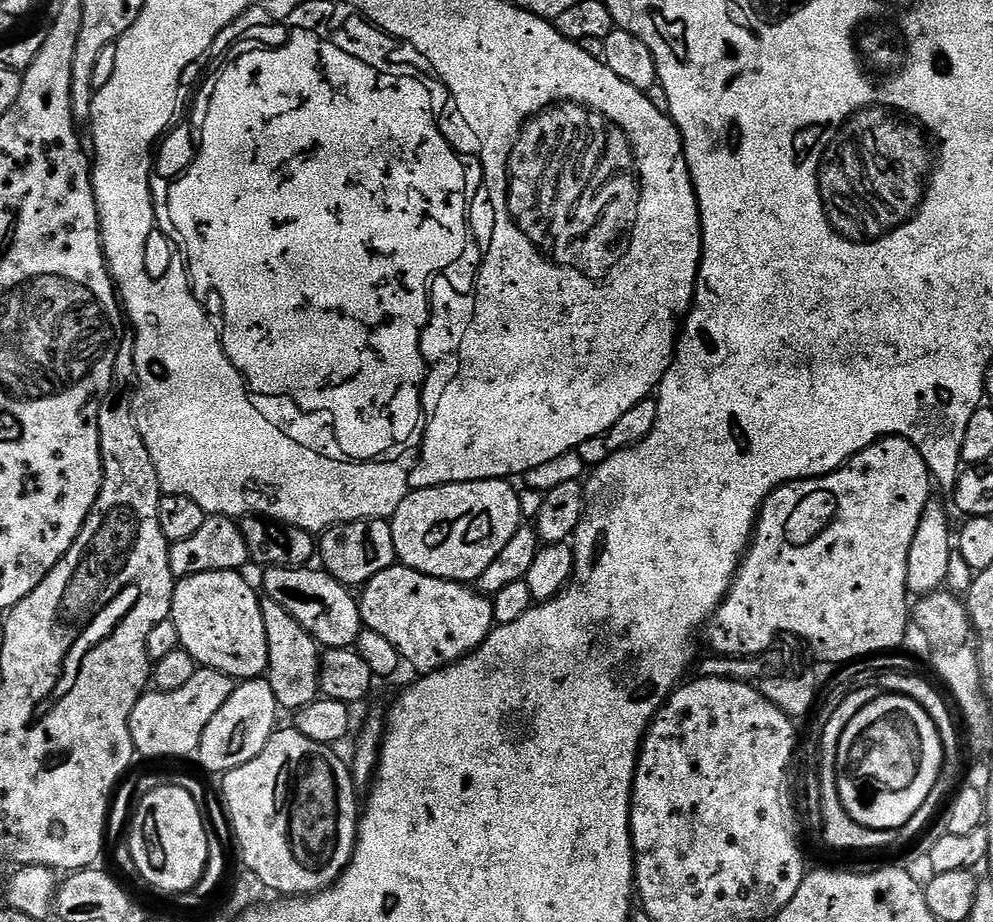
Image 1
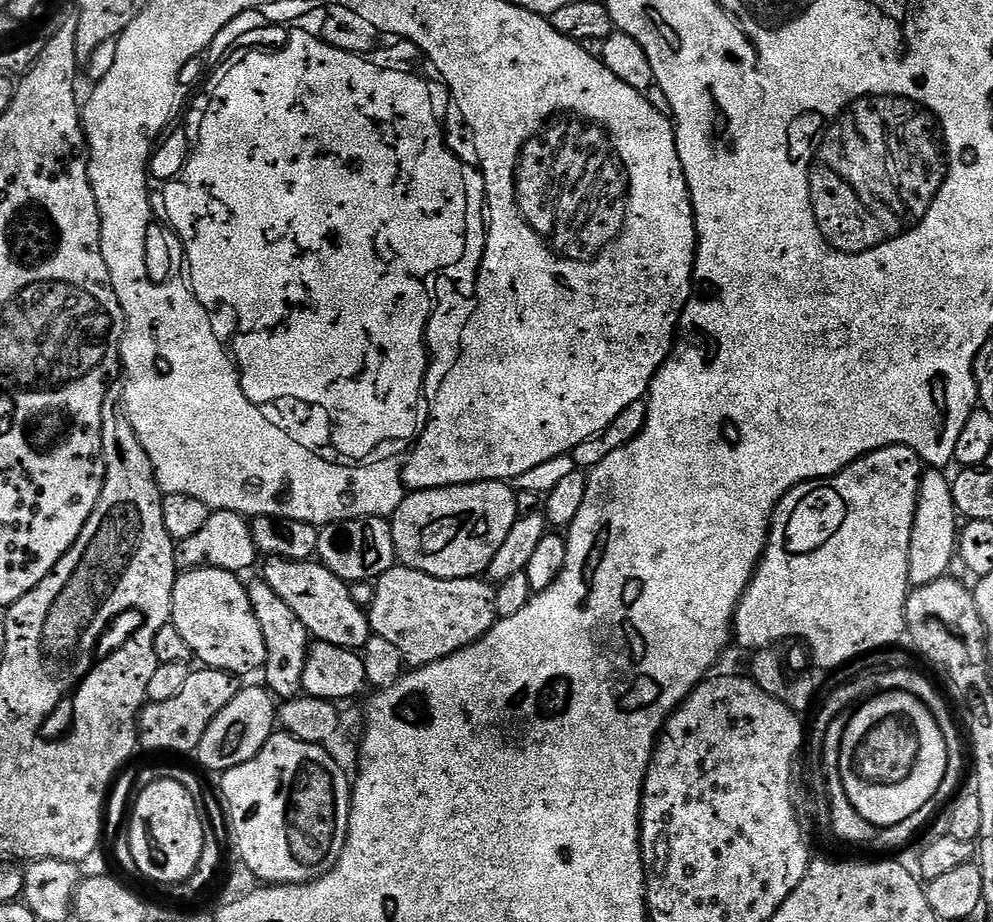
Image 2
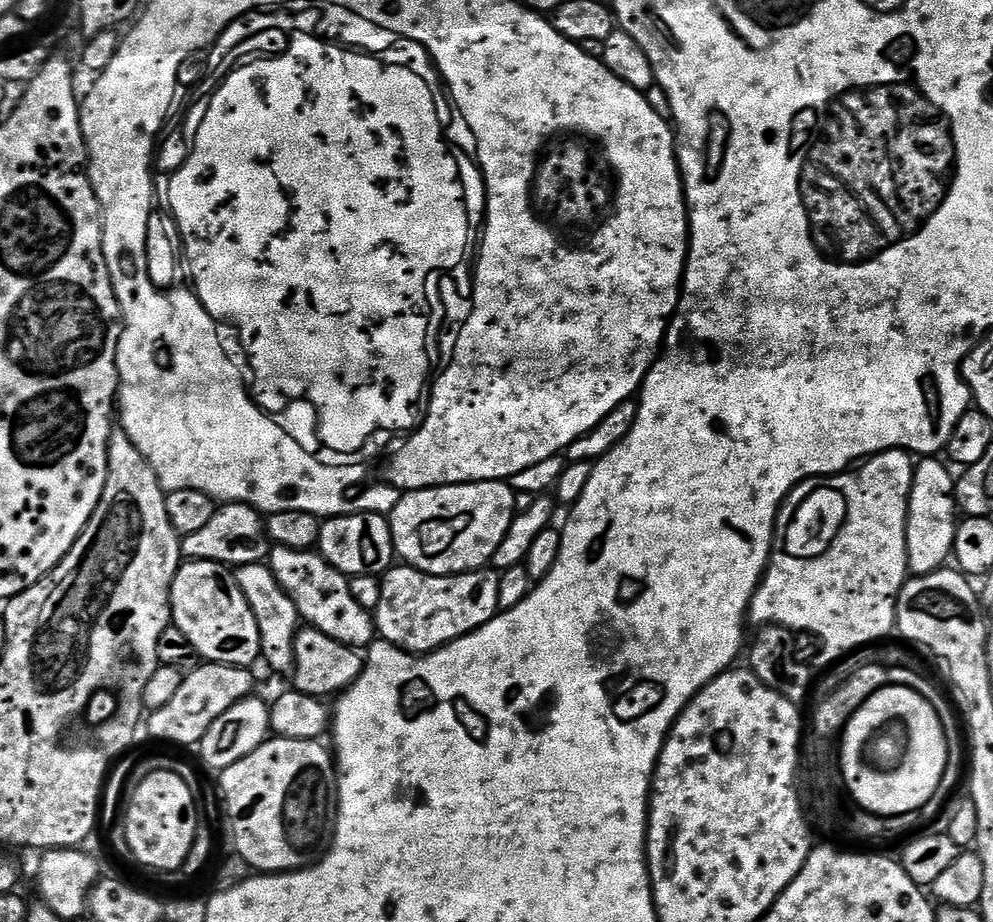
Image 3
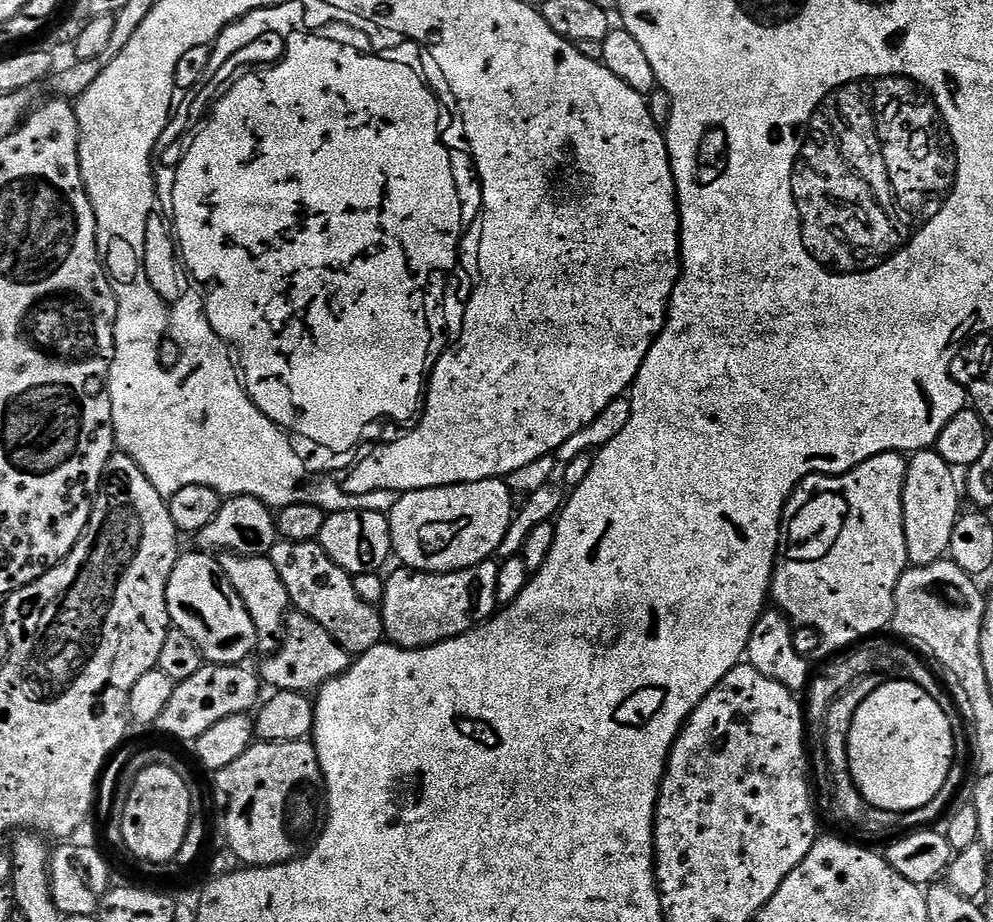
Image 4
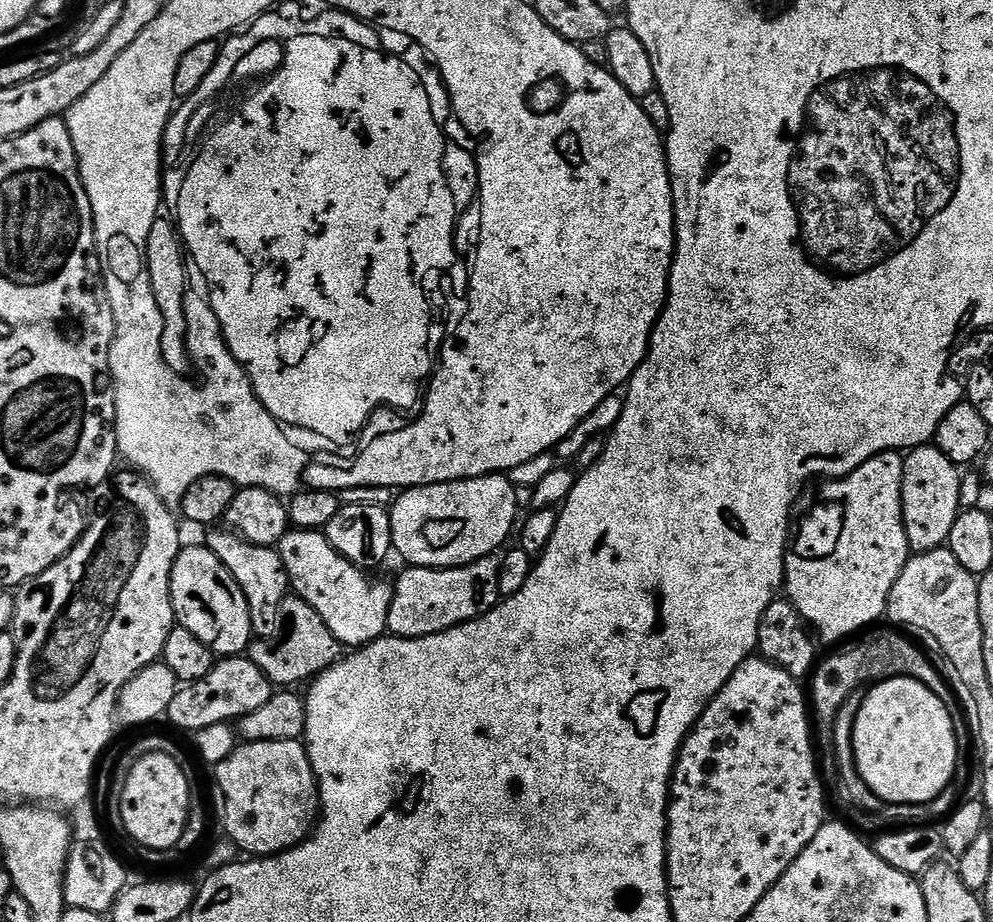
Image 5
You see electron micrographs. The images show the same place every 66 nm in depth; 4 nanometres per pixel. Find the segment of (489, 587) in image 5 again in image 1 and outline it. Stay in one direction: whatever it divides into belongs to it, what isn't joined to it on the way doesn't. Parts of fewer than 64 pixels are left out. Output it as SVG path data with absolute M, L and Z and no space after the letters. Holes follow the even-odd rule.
M399 562L382 570L382 574L374 574L374 578L363 585L361 592L364 593L359 593L358 603L363 627L374 634L382 634L382 638L386 638L386 642L396 648L401 661L417 668L417 673L420 674L437 672L447 664L458 663L475 648L480 648L494 627L492 602L485 593L464 582L427 576L413 568L406 568Z

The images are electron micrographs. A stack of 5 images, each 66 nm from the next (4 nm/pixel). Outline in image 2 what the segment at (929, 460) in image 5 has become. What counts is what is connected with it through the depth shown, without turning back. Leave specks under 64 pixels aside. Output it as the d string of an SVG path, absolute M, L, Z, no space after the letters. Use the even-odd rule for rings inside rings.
M928 470L920 478L914 526L910 534L908 583L912 588L945 579L949 575L948 567L958 556L958 513L952 497L953 481L944 475L940 470Z

